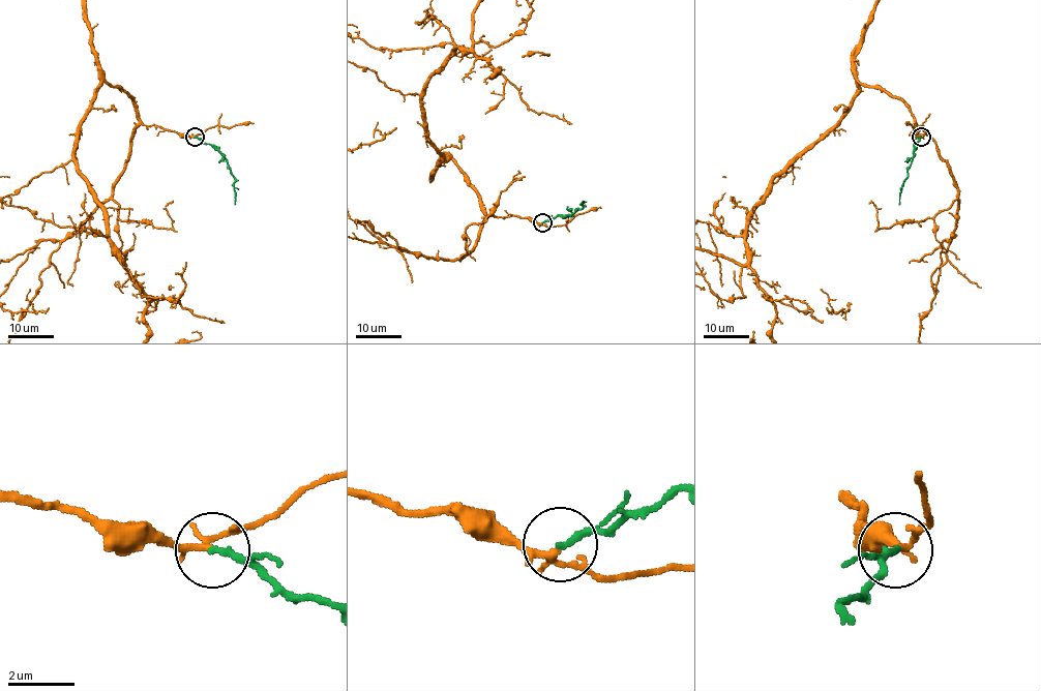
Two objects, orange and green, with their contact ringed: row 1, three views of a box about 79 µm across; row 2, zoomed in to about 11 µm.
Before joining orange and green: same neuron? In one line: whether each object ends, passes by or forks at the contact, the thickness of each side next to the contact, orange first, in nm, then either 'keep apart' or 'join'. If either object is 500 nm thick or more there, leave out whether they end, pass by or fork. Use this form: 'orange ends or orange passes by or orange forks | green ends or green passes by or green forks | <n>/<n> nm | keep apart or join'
orange passes by | green ends | 170/200 nm | join

